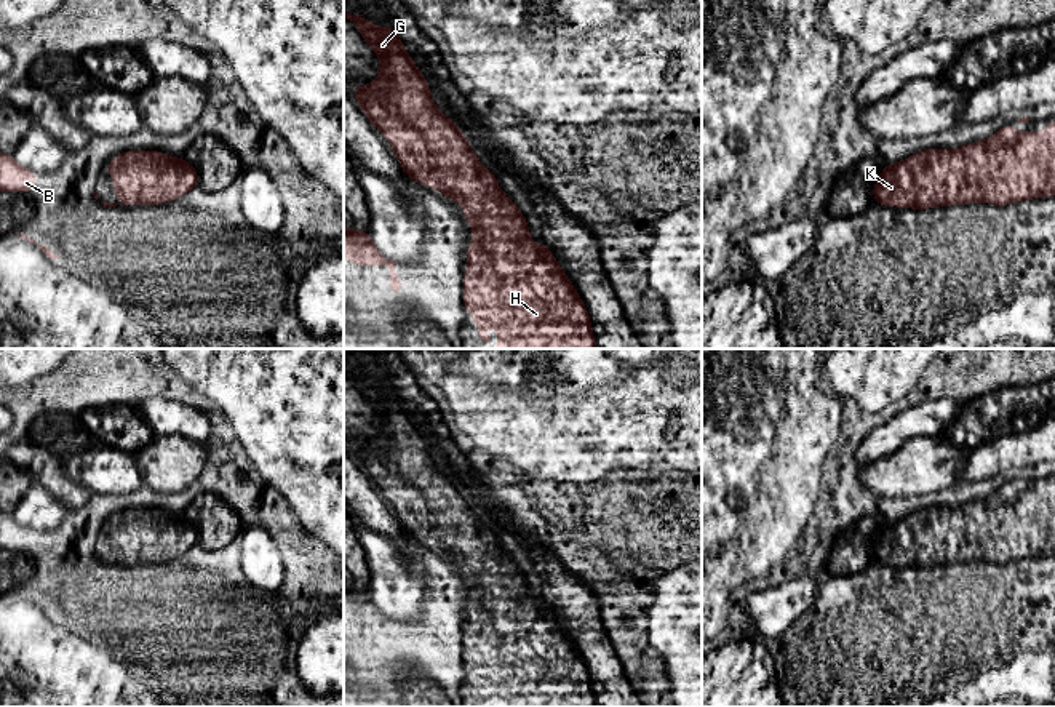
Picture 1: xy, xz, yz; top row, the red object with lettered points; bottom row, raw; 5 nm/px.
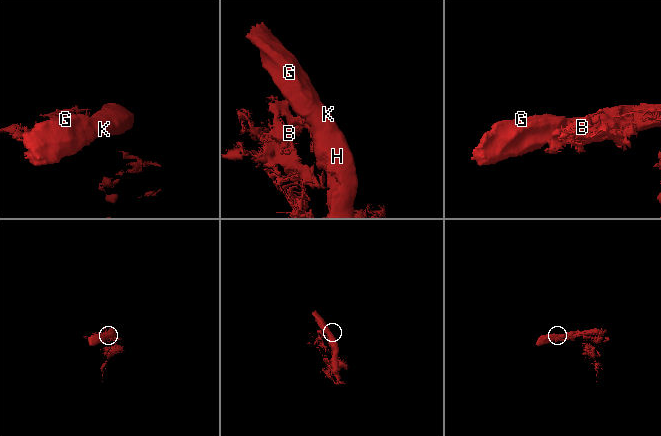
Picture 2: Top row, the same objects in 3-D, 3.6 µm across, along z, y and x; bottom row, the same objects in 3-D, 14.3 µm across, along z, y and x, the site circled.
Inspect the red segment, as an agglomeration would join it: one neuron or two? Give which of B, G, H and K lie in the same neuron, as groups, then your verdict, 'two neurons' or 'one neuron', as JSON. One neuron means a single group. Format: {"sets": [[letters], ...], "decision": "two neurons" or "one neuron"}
{"sets": [["B", "G", "H", "K"]], "decision": "one neuron"}

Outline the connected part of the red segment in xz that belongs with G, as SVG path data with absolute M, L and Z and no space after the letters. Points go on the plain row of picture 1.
M345 371L345 376L380 417L374 441L352 448L360 467L388 497L409 537L460 560L468 584L475 587L467 606L470 621L465 627L464 662L483 701L491 699L486 688L499 683L497 707L596 707L587 665L574 643L543 598L537 605L528 595L531 589L524 573L500 549L494 531L481 523L462 488L435 465L430 445L395 385L380 387L361 373Z

